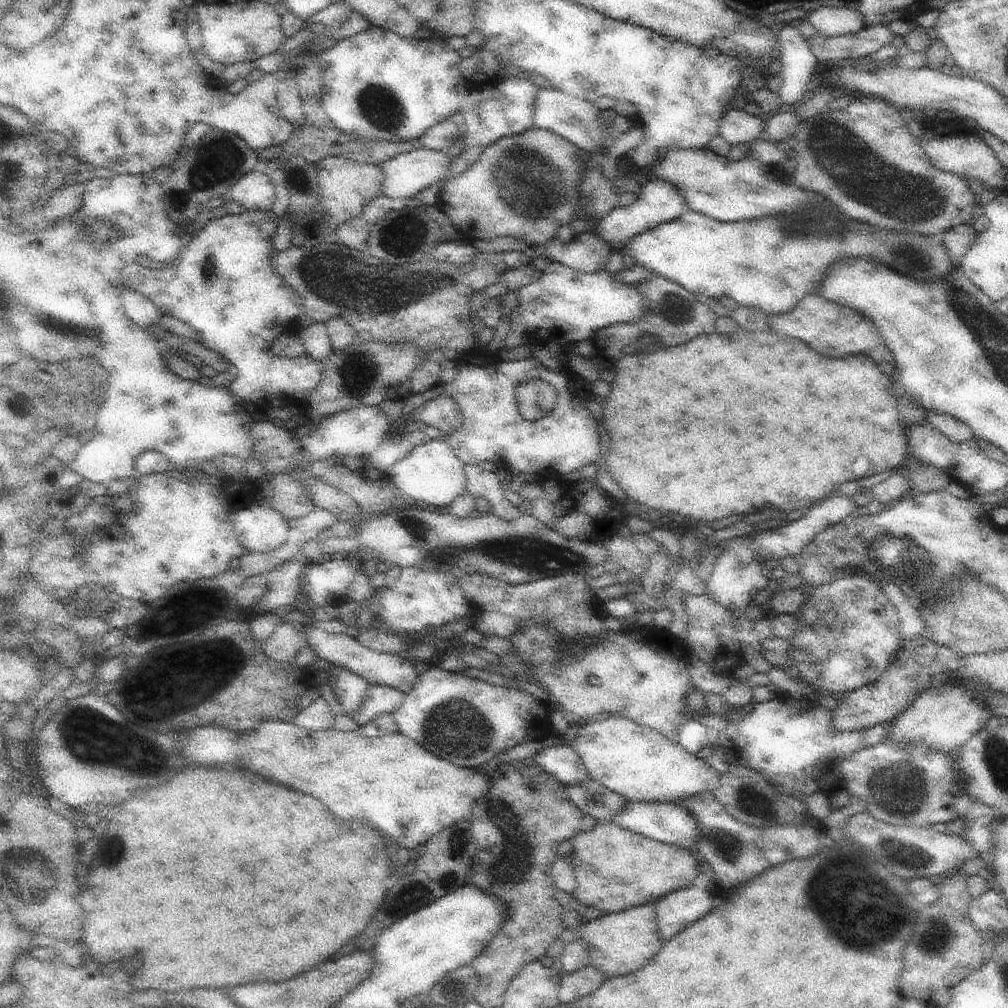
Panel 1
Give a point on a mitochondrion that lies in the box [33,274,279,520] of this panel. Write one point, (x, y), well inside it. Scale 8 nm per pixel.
(90, 333)

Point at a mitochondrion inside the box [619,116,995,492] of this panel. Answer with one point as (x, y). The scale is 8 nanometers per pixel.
(908, 198)

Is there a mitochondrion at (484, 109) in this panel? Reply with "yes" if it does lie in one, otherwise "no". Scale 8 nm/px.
no

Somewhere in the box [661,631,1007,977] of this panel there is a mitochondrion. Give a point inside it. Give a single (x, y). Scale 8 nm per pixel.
(900, 789)

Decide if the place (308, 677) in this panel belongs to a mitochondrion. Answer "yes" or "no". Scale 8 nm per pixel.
no

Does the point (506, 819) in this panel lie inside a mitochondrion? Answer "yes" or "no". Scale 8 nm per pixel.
yes

